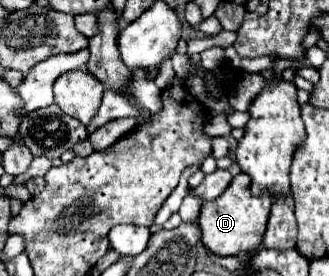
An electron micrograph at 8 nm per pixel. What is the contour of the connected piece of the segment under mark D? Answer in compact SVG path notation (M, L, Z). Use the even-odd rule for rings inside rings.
M241 172L233 178L227 192L223 192L219 200L211 200L211 204L201 206L199 228L203 234L201 240L207 250L219 256L233 256L243 252L255 252L261 246L273 198L269 192L263 192L261 196L253 196L249 186L251 186L249 176Z

